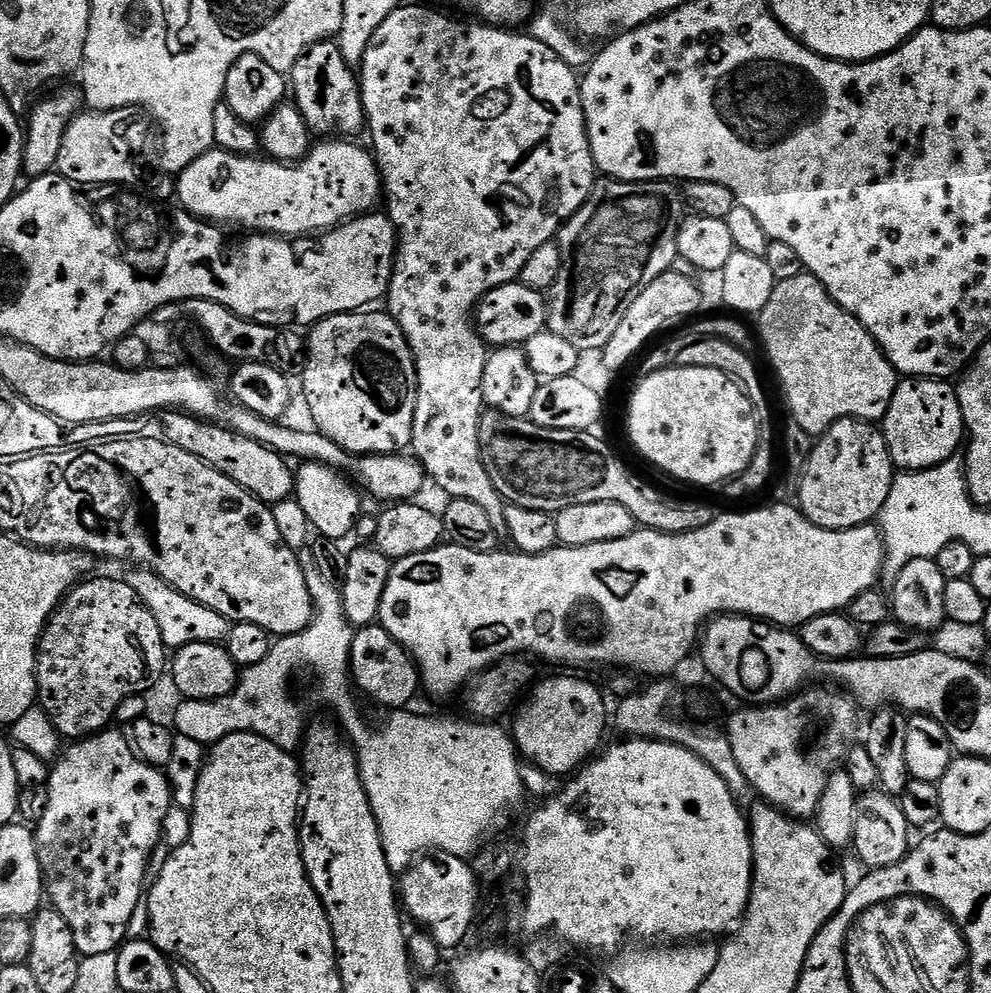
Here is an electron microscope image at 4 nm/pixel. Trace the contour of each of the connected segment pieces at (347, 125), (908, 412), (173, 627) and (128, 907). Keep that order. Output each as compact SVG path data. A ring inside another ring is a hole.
M325 42L315 44L306 55L296 63L290 73L290 88L296 97L294 103L309 129L320 138L356 138L360 131L365 131L366 115L364 97L361 95L360 81L353 65L349 64L340 52L339 43Z
M908 378L897 383L892 404L882 421L882 431L892 455L892 463L897 469L922 472L945 464L959 453L956 452L959 448L961 451L966 440L964 411L960 399L956 396L956 388L950 385L951 383L942 380L927 378Z
M134 568L127 573L128 585L139 597L142 598L144 605L154 614L155 621L158 622L159 629L162 631L162 638L165 647L170 650L181 648L184 645L204 644L204 643L223 643L231 632L231 621L217 611L210 610L201 604L194 602L193 599L186 598L181 592L177 591L170 583L148 569Z
M105 730L95 736L77 739L73 743L76 745L68 753L65 751L51 765L48 787L46 789L48 801L45 802L44 813L40 816L40 828L37 827L35 829L38 847L42 853L44 886L47 899L49 901L52 899L51 907L64 919L66 926L70 926L70 930L74 934L76 948L79 949L81 957L116 952L125 943L126 937L129 935L129 933L127 934L128 923L135 918L136 907L139 904L141 907L142 897L146 892L146 881L149 879L148 863L152 860L152 851L160 844L160 835L164 832L164 823L168 820L168 811L174 808L173 788L169 783L169 777L159 767L148 763L137 752L133 741L127 735L124 737L122 733L112 731Z

